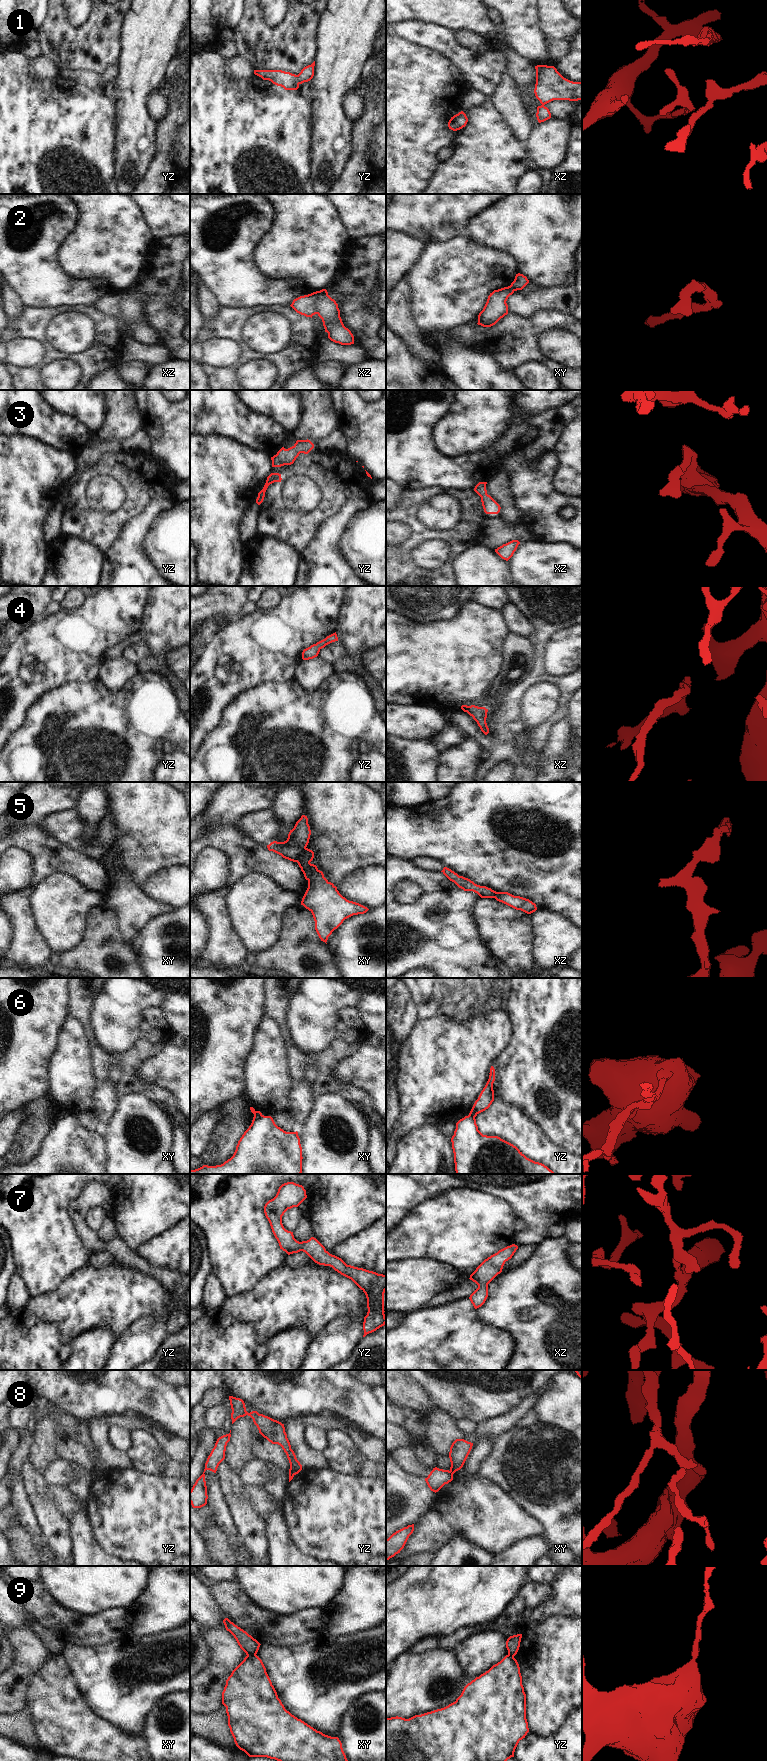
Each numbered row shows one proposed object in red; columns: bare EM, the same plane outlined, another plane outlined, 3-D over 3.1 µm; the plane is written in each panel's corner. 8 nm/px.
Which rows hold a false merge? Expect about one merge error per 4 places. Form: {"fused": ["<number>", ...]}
{"fused": ["2", "5", "6", "8", "9"]}

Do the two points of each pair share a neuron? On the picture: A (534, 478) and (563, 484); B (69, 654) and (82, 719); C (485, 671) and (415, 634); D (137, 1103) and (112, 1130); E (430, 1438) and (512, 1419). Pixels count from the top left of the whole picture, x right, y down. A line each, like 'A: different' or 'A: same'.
A: different
B: different
C: same
D: same
E: same

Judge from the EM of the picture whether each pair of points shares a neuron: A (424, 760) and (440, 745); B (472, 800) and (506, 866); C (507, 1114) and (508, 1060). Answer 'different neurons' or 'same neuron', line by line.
A: different neurons
B: same neuron
C: different neurons

